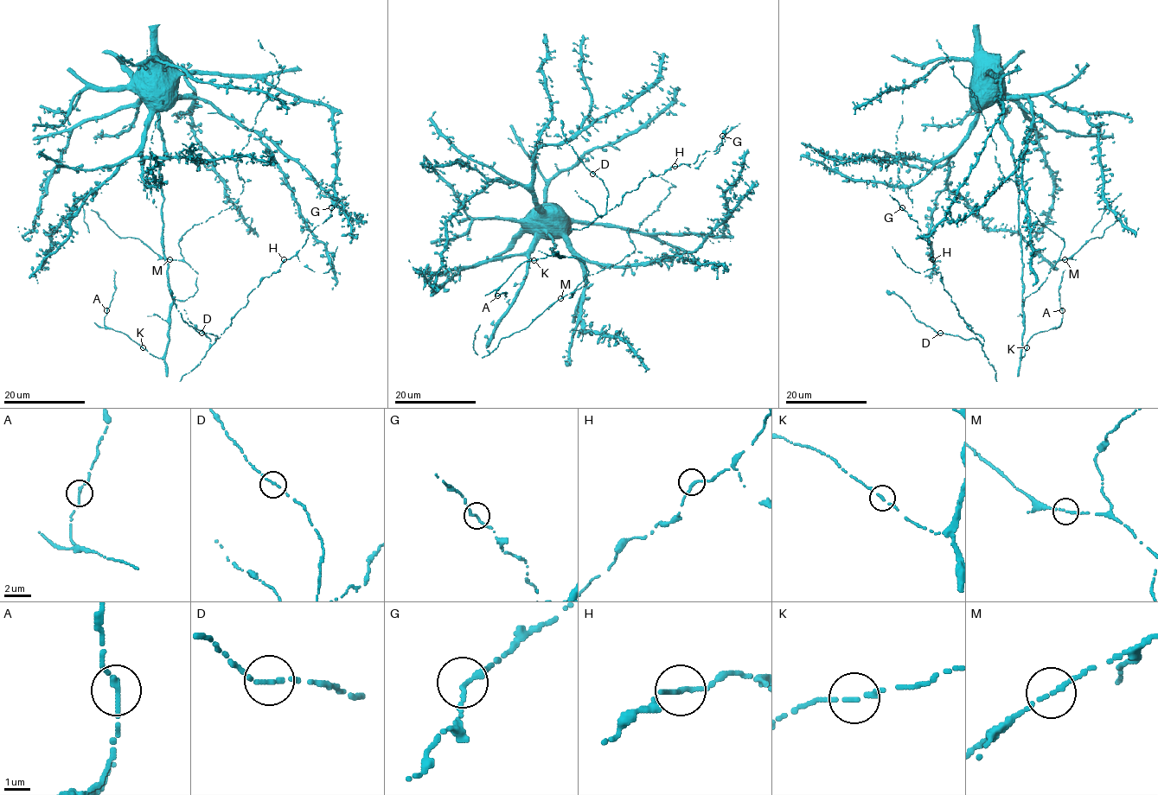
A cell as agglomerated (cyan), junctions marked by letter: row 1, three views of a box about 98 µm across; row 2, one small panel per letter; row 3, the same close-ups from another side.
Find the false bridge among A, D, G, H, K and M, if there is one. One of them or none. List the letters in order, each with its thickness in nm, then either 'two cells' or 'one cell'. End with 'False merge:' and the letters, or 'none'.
A: 180 nm | one cell
D: 160 nm | one cell
G: 190 nm | one cell
H: 190 nm | one cell
K: 160 nm | one cell
M: 170 nm | one cell
False merge: none

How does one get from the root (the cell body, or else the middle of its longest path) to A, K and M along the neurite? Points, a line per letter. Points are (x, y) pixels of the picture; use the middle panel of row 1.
A: (545, 211), (535, 208), (534, 218), (556, 244), (553, 254), (564, 256), (524, 261), (497, 295)
K: (545, 211), (535, 208), (534, 218), (556, 244), (551, 249), (553, 254), (564, 256), (550, 255), (534, 260)
M: (545, 211), (535, 208), (534, 218), (556, 244), (553, 254), (577, 258), (588, 271), (585, 284), (559, 299)

